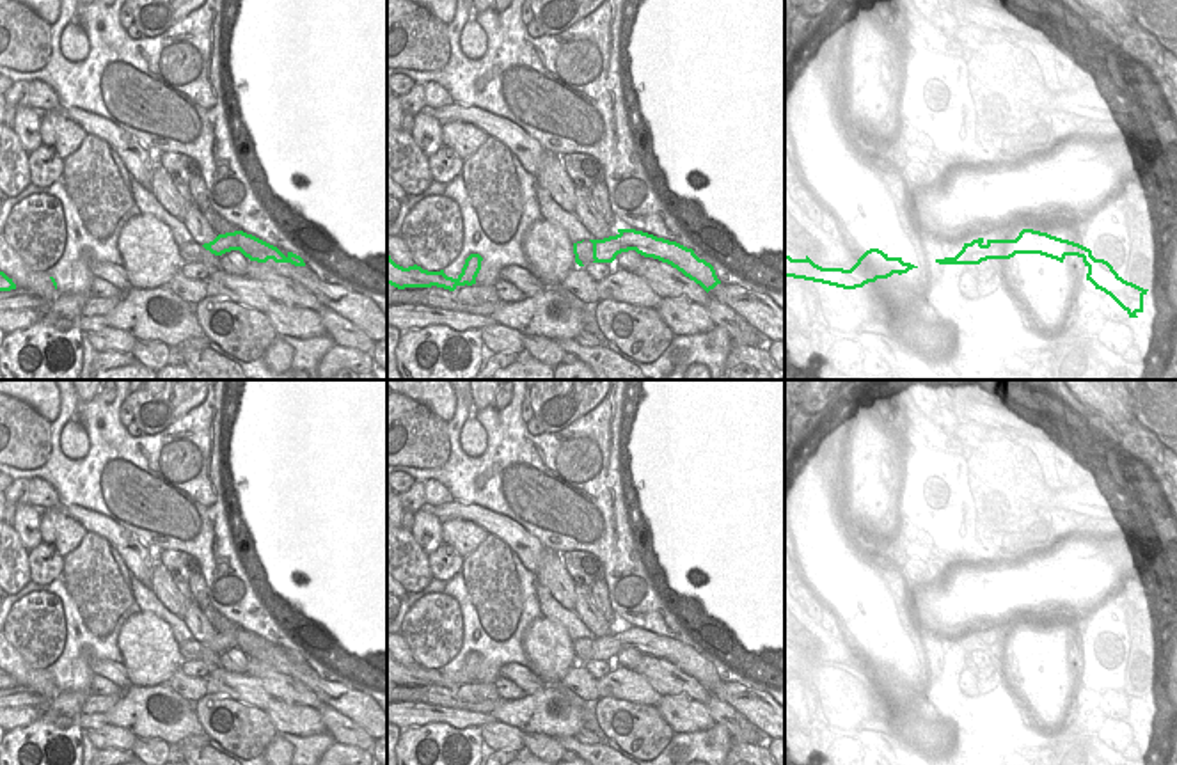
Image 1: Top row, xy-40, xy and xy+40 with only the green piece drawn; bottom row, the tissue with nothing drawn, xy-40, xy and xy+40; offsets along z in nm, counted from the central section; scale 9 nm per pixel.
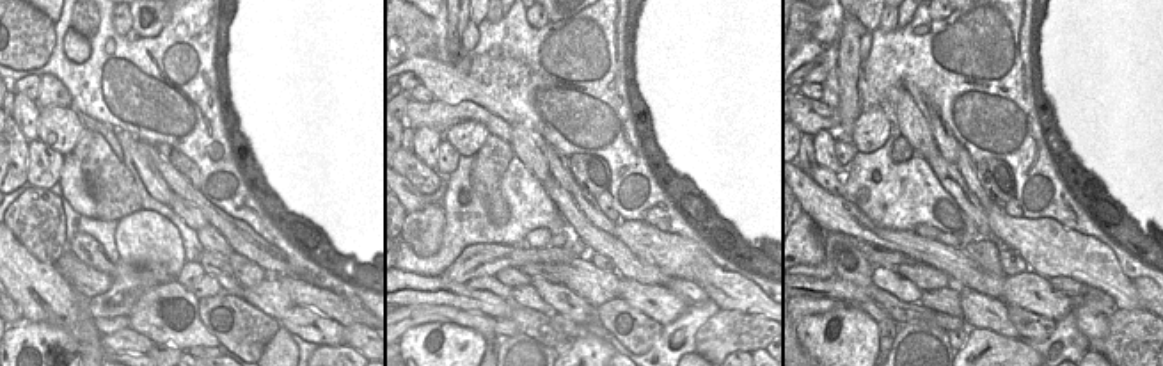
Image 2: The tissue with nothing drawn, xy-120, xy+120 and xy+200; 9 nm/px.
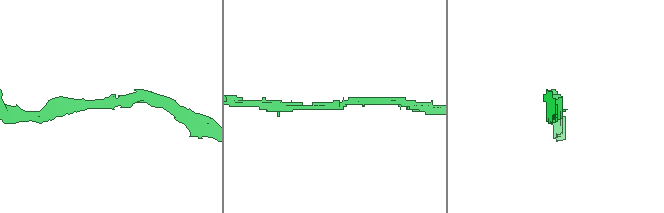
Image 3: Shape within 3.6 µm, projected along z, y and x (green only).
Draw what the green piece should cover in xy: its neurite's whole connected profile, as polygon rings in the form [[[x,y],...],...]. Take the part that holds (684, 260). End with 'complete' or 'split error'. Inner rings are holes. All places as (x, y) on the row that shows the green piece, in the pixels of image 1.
[[[618,229],[616,236],[589,241],[593,243],[593,263],[612,263],[618,254],[636,250],[644,257],[653,257],[671,264],[699,284],[707,293],[721,284],[710,263],[699,259],[692,248],[676,241],[657,238],[636,229]]]; complete

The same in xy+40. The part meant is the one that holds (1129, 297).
[[[1023,229],[1015,240],[973,240],[971,243],[964,243],[955,257],[936,259],[936,263],[980,264],[987,259],[1010,259],[1015,254],[1040,254],[1060,263],[1067,256],[1078,256],[1088,268],[1086,280],[1095,289],[1110,295],[1129,318],[1138,318],[1136,314],[1143,312],[1143,296],[1149,289],[1124,280],[1108,261],[1095,259],[1090,248],[1033,229]]]; complete

